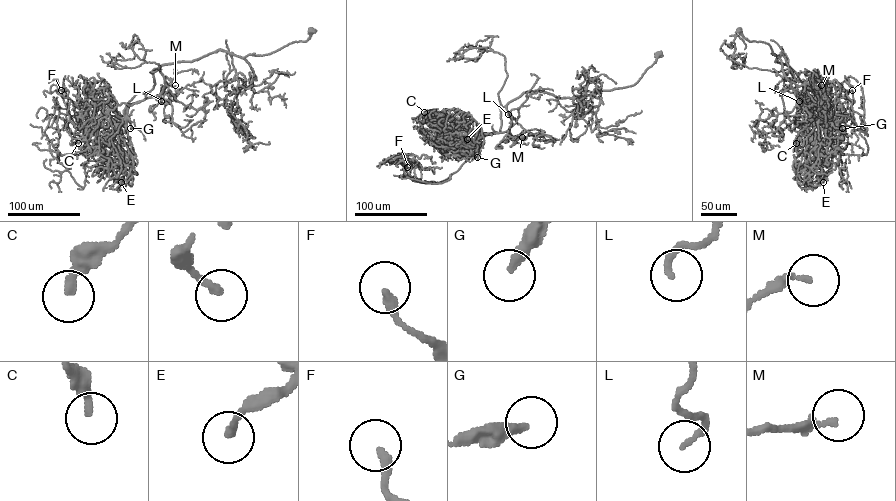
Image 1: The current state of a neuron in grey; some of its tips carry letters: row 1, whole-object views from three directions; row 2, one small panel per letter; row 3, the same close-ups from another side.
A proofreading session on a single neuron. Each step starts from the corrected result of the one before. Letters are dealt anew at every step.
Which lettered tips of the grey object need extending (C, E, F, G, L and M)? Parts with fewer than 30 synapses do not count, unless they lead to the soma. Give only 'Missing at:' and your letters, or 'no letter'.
Missing at: G, L

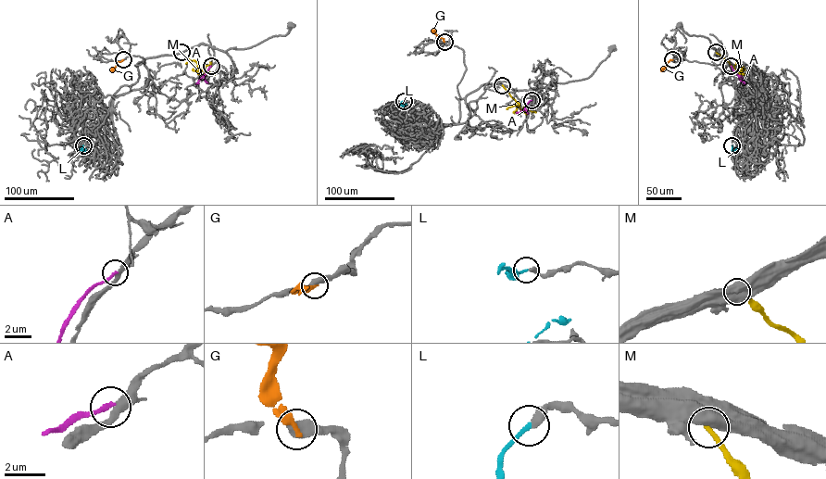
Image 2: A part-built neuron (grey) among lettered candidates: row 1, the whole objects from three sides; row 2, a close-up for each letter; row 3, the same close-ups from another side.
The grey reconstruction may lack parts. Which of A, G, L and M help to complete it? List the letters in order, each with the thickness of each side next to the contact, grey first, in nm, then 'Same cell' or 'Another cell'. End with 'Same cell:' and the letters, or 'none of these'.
A: Thickness 300 nm (grey) against 200 nm. Another cell
G: Thickness 600 nm (grey) against 320 nm. Another cell
L: Thickness 320 nm (grey) against 200 nm. Same cell
M: Thickness 1000 nm (grey) against 280 nm. Another cell
Same cell: L

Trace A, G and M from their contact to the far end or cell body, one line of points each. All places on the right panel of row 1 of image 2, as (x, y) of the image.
A: (731, 66), (741, 75), (744, 83)
G: (672, 59), (661, 70)
M: (716, 53), (737, 70), (742, 69), (738, 69), (739, 73), (743, 74)

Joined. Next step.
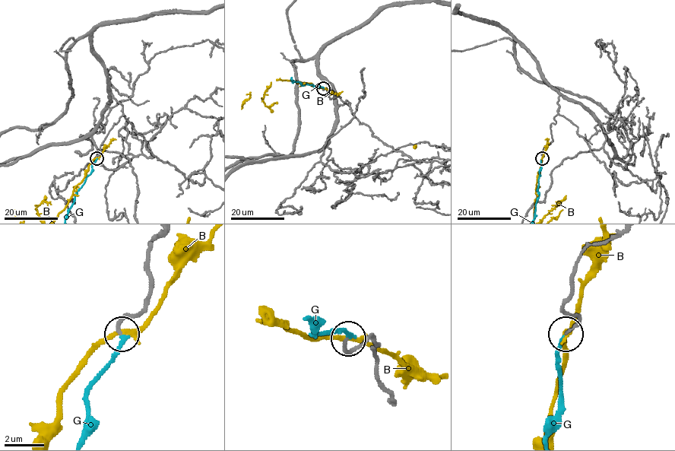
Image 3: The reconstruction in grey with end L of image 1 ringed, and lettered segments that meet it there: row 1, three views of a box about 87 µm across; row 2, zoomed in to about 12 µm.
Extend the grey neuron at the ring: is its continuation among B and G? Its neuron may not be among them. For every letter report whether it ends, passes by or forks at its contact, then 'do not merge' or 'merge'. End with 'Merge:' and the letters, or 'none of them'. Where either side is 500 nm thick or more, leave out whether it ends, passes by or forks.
B: it passes by | do not merge
G: it ends | merge
Merge: G

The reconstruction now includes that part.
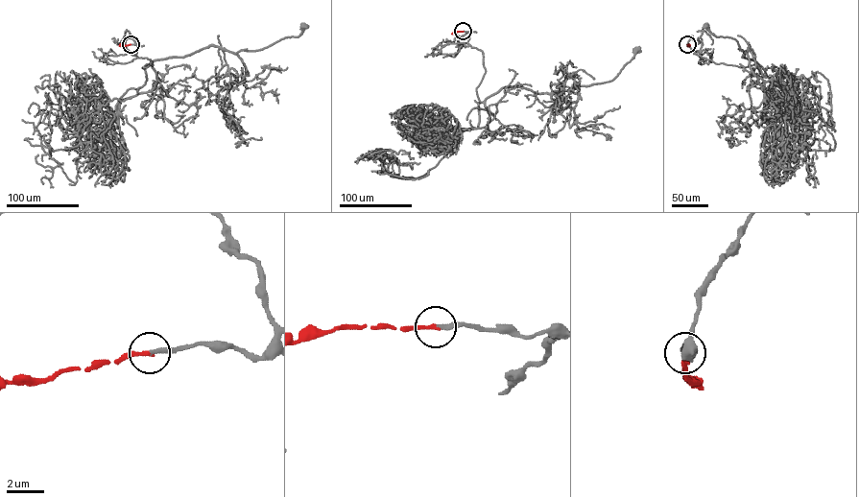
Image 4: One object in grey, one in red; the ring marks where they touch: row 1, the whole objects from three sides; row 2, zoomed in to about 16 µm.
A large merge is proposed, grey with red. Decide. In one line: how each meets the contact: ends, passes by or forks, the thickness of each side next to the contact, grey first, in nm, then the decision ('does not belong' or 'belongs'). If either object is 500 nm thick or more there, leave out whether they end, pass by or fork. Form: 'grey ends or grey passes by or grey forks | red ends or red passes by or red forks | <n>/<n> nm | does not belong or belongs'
grey ends | red ends | 240/200 nm | belongs

